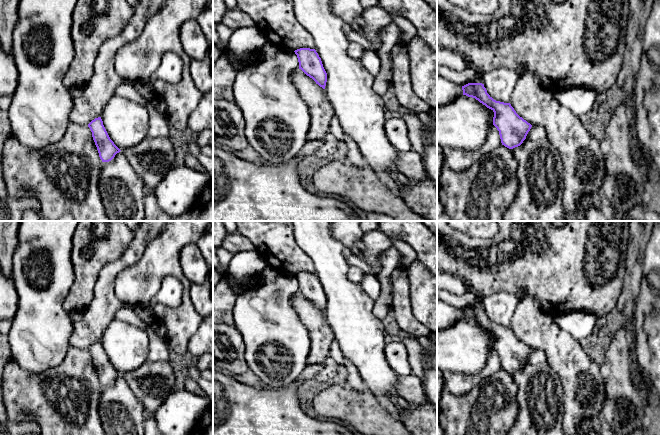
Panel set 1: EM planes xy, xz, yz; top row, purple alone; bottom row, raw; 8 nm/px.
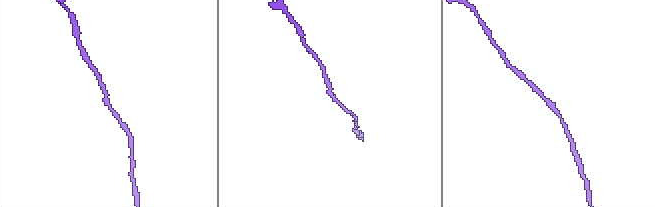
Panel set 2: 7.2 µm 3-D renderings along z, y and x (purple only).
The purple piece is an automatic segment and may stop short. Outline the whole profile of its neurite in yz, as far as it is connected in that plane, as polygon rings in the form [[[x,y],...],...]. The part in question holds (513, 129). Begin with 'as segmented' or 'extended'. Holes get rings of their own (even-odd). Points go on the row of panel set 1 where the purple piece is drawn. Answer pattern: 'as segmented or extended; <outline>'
as segmented; [[[482,83],[462,86],[463,95],[475,98],[494,112],[493,125],[499,131],[502,145],[509,149],[520,146],[532,125],[520,117],[510,103],[494,100]]]

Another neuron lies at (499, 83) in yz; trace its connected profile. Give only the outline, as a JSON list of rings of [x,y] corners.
[[[500,68],[483,74],[484,87],[496,101],[510,103],[511,93],[518,80],[518,75],[510,69]]]

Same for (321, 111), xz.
[[[299,68],[292,73],[291,78],[306,102],[311,116],[308,140],[324,139],[330,134],[331,119],[335,116],[334,108],[326,96],[325,89]]]

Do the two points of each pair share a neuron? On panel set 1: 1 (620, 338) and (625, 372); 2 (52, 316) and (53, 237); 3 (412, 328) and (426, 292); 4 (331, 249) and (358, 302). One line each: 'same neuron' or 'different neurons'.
1: same neuron
2: same neuron
3: different neurons
4: same neuron

